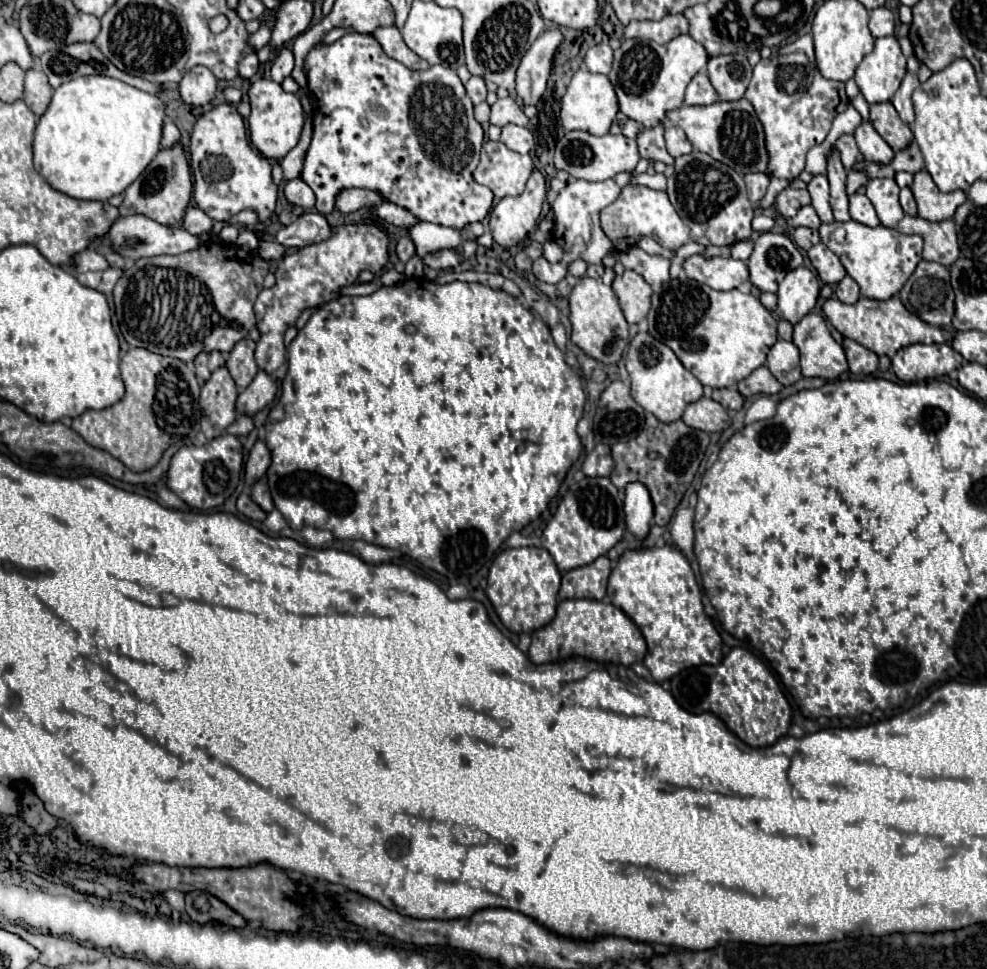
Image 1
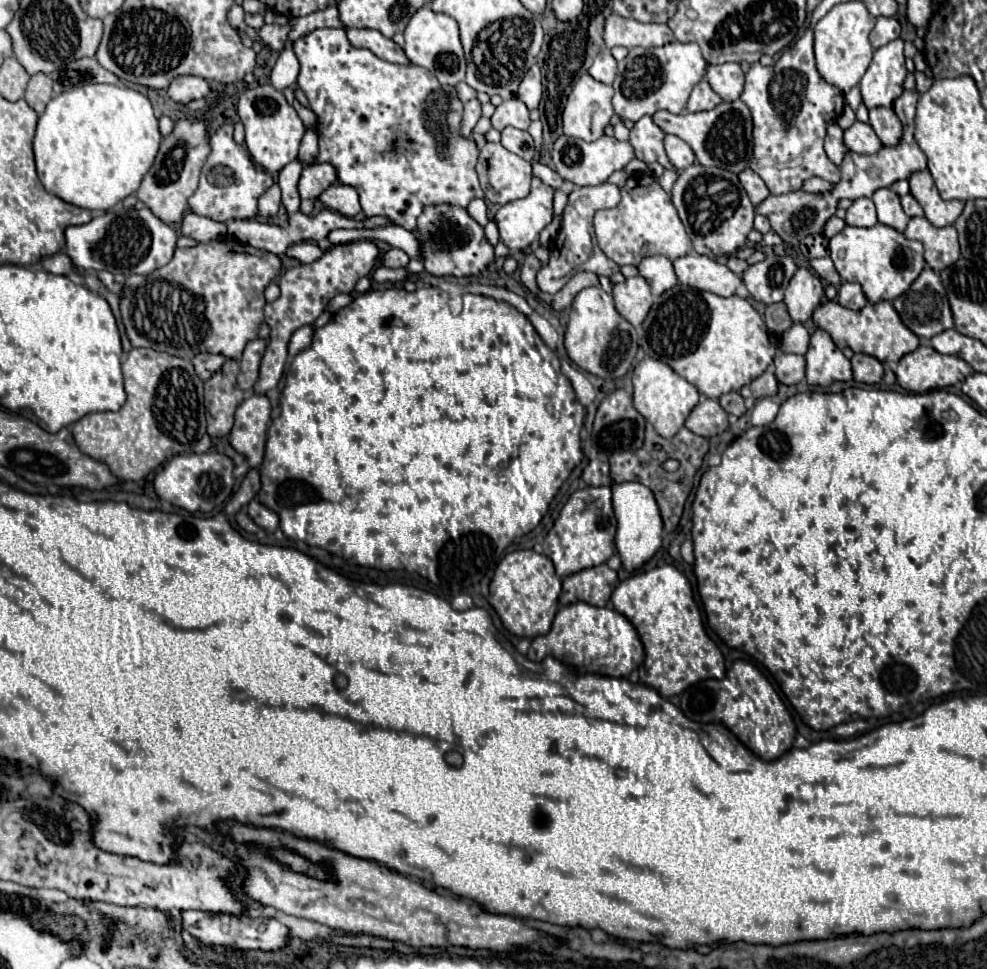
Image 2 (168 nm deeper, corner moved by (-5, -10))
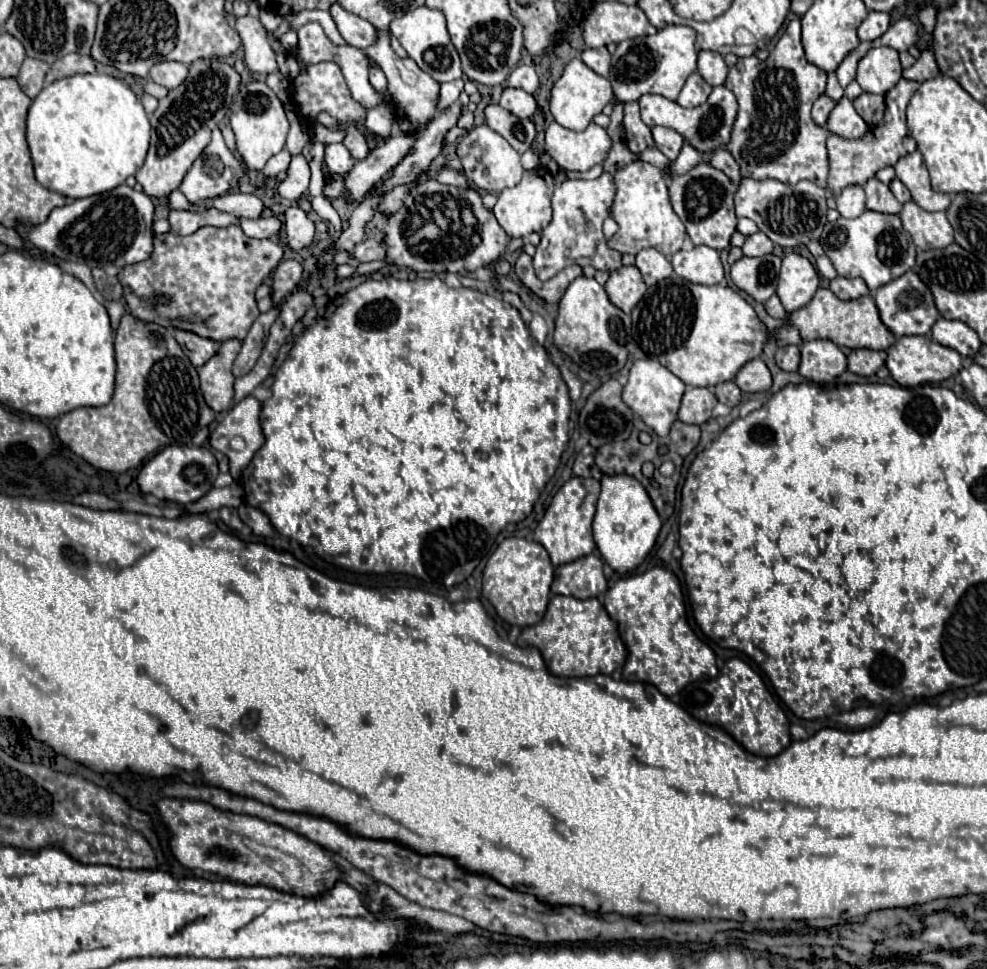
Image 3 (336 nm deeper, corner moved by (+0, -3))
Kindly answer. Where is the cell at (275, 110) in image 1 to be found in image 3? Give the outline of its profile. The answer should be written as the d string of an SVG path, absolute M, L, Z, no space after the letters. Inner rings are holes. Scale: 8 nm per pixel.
M253 81L249 85L243 85L229 109L229 119L231 119L231 129L237 139L237 151L243 157L245 165L249 171L261 171L265 163L279 153L285 147L285 139L289 133L289 121L283 109L283 103L279 97L267 87L263 81Z

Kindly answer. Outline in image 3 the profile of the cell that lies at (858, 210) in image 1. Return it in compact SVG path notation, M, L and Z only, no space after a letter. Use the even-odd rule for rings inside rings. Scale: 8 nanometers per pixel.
M859 185L845 187L837 197L837 211L841 217L859 217L865 211L865 191Z

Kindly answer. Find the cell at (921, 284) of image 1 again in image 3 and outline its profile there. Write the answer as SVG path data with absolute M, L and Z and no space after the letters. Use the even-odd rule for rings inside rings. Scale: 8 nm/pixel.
M907 271L905 275L895 279L895 283L887 283L887 287L879 287L879 291L875 295L875 303L879 307L881 321L889 327L889 331L895 337L929 335L933 323L939 317L939 311L935 307L929 287L921 281L921 277L915 271Z

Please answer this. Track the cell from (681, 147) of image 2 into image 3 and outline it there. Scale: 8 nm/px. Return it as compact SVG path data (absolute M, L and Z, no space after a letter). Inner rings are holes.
M655 127L653 129L653 139L655 139L655 147L667 157L667 159L675 159L683 147L683 137L677 131L671 131L667 127Z

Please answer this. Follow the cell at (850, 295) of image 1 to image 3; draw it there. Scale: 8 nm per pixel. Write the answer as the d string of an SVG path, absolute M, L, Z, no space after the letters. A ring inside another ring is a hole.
M835 277L829 287L841 301L857 299L869 293L869 287L863 283L863 279L853 279L853 277Z

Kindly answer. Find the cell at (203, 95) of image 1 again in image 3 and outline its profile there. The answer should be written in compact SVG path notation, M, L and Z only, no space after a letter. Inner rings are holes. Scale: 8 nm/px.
M171 61L171 63L157 63L149 71L149 77L155 83L159 83L159 85L163 85L167 89L179 87L187 79L187 75L189 75L189 69L183 63L175 63L175 61Z

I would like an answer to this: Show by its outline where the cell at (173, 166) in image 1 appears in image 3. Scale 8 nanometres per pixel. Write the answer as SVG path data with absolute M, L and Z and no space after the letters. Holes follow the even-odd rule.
M197 59L189 65L187 83L181 83L165 99L159 99L159 107L151 115L151 147L145 165L135 175L149 197L169 197L181 185L193 161L207 147L213 127L225 117L239 83L239 73L227 61Z

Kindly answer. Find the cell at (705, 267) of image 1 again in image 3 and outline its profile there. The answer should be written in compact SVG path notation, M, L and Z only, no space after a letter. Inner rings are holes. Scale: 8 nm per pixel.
M688 235L683 239L683 247L671 257L675 273L691 283L719 285L725 279L725 271L719 253L706 245L695 245Z

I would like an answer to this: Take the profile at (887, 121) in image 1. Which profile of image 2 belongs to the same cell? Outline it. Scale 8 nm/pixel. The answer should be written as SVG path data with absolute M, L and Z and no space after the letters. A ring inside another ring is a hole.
M880 106L876 110L870 110L870 126L884 146L896 146L902 138L902 124L892 108Z

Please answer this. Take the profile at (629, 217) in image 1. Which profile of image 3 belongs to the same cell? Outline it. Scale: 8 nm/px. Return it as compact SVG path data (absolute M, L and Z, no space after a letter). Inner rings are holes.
M637 159L631 165L615 171L613 177L615 177L617 193L611 207L611 217L615 219L619 229L613 237L607 239L607 245L619 251L621 255L625 253L637 255L645 247L653 247L661 251L665 257L675 255L683 247L683 239L687 233L681 219L675 215L671 207L667 185L661 171L655 165Z

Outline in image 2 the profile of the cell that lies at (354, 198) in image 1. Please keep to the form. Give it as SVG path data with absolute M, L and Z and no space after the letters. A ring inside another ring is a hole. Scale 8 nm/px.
M332 184L330 188L326 188L318 196L318 200L324 202L326 208L330 208L342 216L348 216L348 218L354 218L362 212L360 202L358 202L358 194L356 194L356 190L352 190L352 186Z

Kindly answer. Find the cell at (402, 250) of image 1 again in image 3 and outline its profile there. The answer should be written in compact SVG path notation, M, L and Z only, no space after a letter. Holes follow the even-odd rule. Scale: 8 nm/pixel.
M367 239L365 243L357 243L351 253L359 261L377 261L377 259L385 259L387 249L385 249L383 241L379 241L379 239Z

